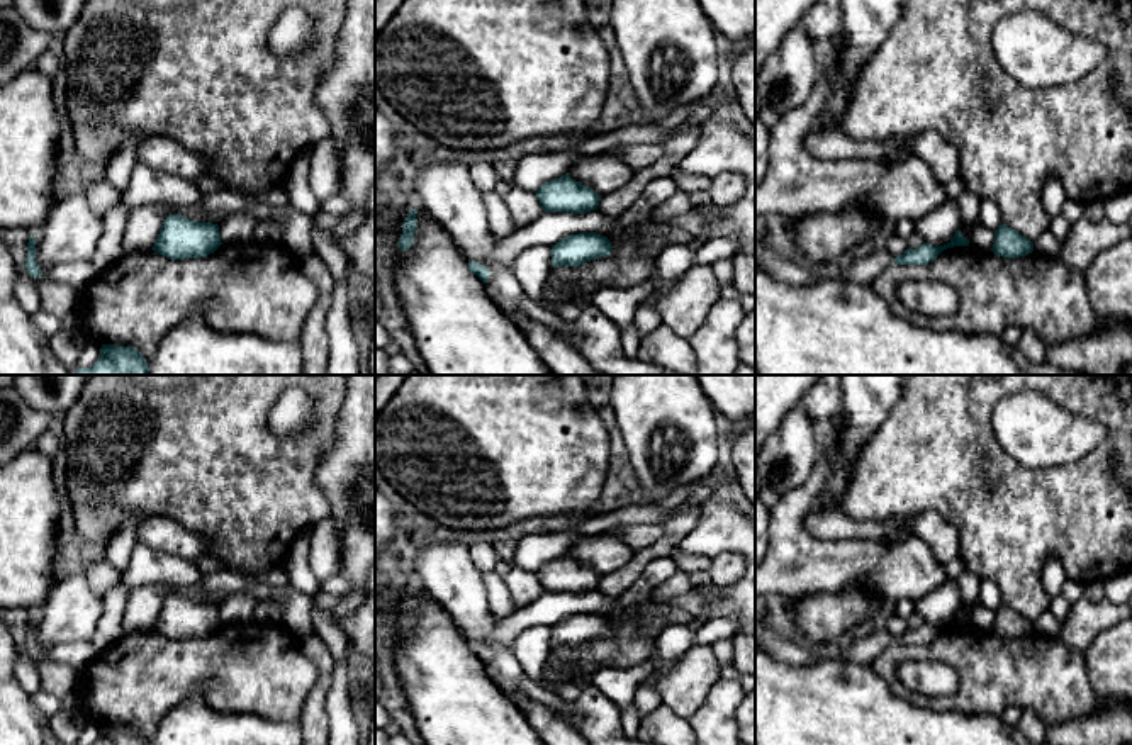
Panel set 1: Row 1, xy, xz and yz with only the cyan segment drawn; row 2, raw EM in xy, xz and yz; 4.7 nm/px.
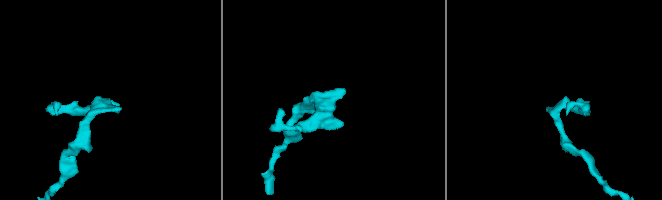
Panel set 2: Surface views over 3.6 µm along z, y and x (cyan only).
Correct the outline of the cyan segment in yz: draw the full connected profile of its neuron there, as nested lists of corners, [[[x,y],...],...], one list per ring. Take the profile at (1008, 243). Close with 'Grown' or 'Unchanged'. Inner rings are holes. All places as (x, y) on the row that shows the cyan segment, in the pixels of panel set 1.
[[[1001,224],[995,231],[995,244],[991,251],[1003,258],[1020,258],[1034,251],[1034,243],[1018,231]]]. Unchanged

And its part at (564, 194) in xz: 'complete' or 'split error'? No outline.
complete

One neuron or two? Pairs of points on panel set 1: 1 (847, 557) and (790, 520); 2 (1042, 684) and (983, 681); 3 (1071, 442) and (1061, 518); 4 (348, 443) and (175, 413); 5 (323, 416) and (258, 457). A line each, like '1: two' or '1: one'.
1: one
2: one
3: two
4: two
5: one

